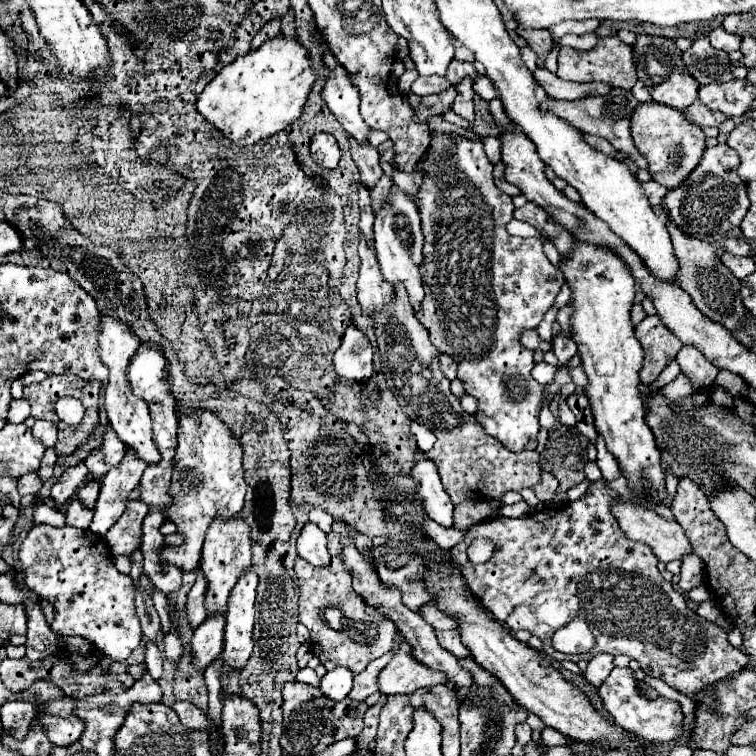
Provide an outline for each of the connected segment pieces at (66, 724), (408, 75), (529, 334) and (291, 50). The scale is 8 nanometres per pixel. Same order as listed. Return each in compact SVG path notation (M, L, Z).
M42 714L38 716L42 728L46 730L46 736L48 740L54 744L54 746L70 746L74 744L80 734L84 732L84 722L76 716L68 716L68 718L62 718L62 716L50 716L50 714Z
M406 70L406 72L398 78L398 90L400 90L400 94L404 94L404 96L410 94L410 86L412 86L412 82L416 80L416 76L418 76L418 72Z
M526 330L526 332L522 334L522 344L524 344L528 350L542 350L542 352L552 350L552 344L540 340L540 336L538 336L536 330Z
M280 36L224 66L198 96L196 110L236 146L252 146L300 118L314 80L306 48Z

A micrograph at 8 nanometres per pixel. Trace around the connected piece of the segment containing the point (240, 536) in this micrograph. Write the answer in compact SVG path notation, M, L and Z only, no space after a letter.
M216 518L206 532L206 542L202 548L202 562L200 562L200 568L208 582L206 598L204 598L208 616L214 616L214 614L226 616L226 604L228 604L230 592L236 586L236 582L240 580L242 572L246 572L246 568L250 568L250 558L252 558L252 554L250 554L248 524L242 518L230 518L230 520Z

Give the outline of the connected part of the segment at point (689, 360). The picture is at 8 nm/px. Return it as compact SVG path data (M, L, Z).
M684 346L678 356L676 356L676 362L682 370L682 374L686 374L692 382L692 388L694 392L698 390L704 390L708 386L712 386L716 374L718 374L718 368L714 364L710 364L698 350L694 350L692 346Z

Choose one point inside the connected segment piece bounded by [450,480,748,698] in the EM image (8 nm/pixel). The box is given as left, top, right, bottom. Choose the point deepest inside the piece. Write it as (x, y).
(573, 561)

